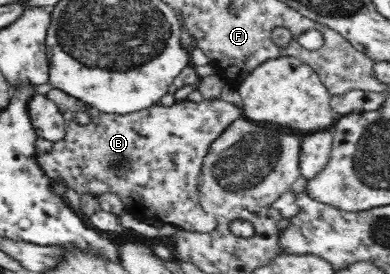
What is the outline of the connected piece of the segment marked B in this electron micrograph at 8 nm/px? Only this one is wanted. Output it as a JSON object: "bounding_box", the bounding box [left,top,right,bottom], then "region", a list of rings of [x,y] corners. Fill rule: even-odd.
{"bounding_box":[39,89,244,235],"region":[[[50,89],[46,96],[59,107],[66,124],[64,139],[54,143],[50,152],[39,152],[40,166],[55,183],[65,183],[80,195],[89,193],[96,198],[100,194],[114,192],[122,198],[127,213],[142,221],[172,224],[195,235],[216,227],[215,217],[199,205],[197,183],[204,156],[212,141],[233,119],[244,117],[238,106],[220,98],[198,103],[186,99],[176,101],[169,107],[158,103],[140,111],[120,115],[101,112],[60,89]],[[82,111],[90,115],[90,123],[86,125],[80,125],[76,121],[76,115]]]}

